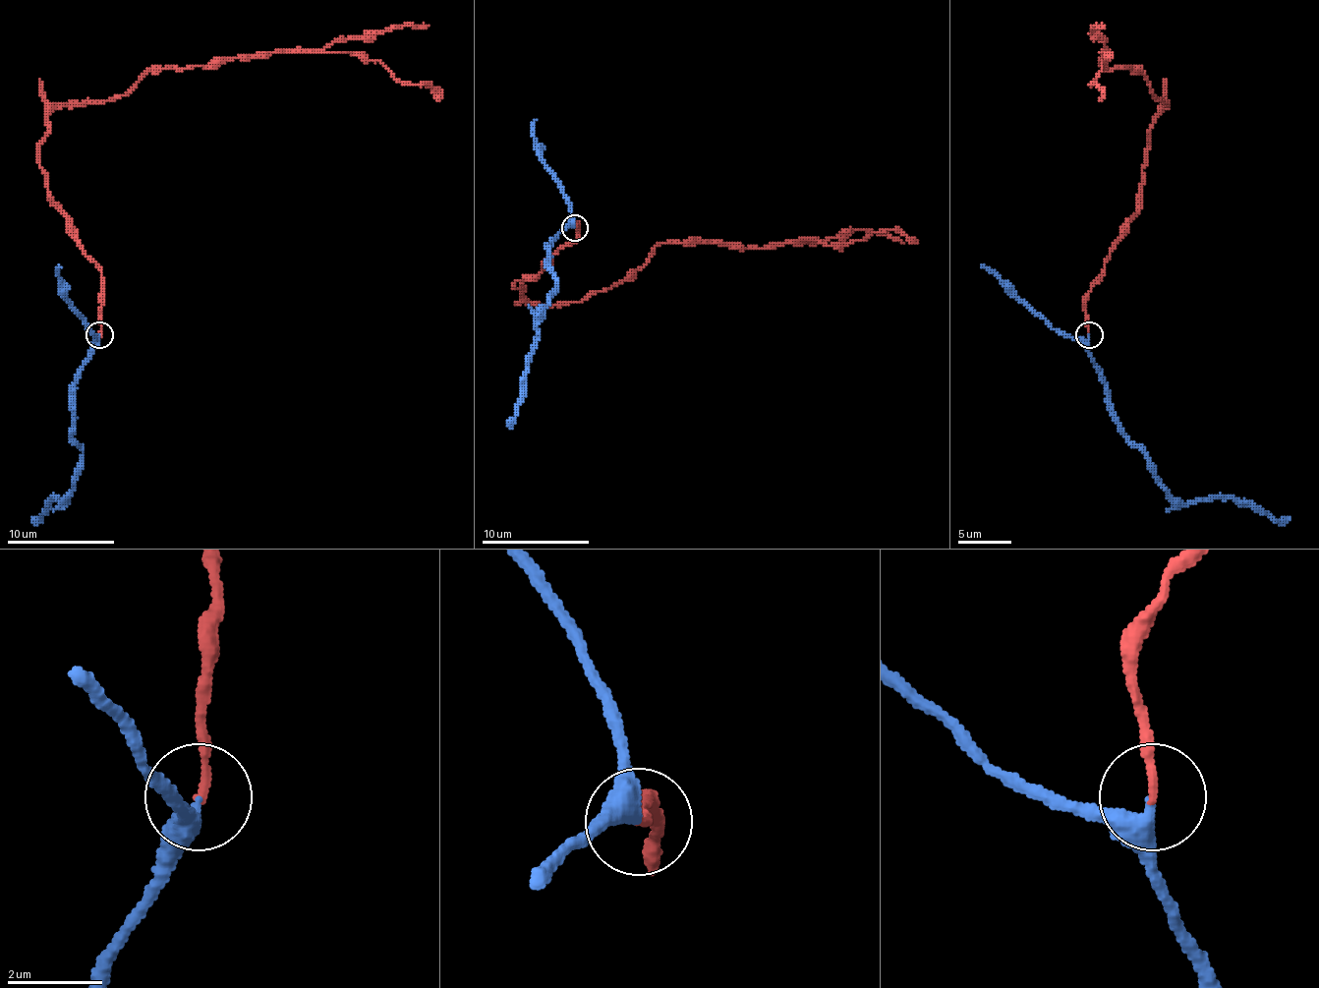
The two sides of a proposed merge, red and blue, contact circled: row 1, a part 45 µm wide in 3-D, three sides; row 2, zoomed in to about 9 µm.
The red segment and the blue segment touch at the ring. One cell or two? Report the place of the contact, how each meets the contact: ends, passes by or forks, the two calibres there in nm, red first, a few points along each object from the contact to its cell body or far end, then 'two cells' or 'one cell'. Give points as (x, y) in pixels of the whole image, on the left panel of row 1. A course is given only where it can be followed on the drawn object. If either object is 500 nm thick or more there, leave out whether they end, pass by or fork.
(99, 335) | red ends | blue passes by | 170/360 nm | red via (98, 334), (101, 269), (39, 165), (56, 109), (126, 95), (155, 71), (270, 52), (365, 55), (439, 100) | blue via (98, 334), (75, 385), (72, 441), (83, 455), (75, 490), (61, 503), (53, 498), (39, 519), (34, 517) | one cell

